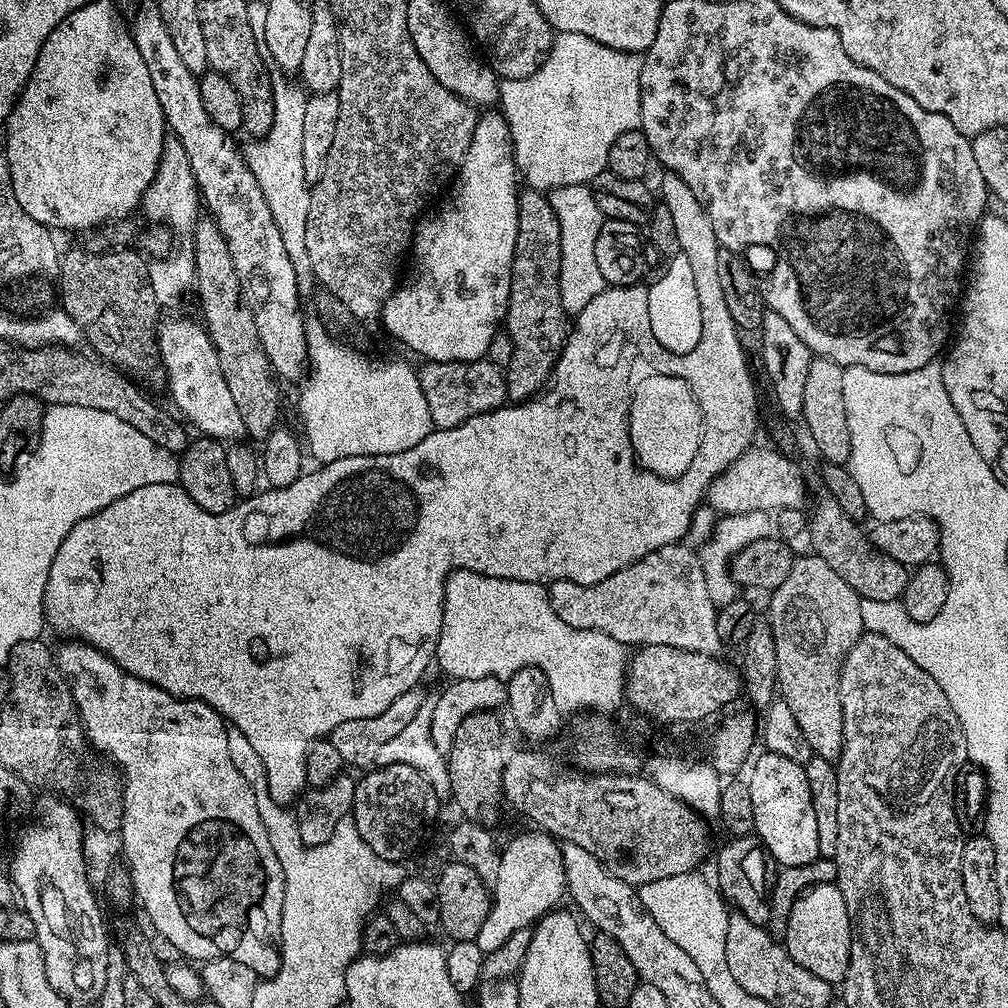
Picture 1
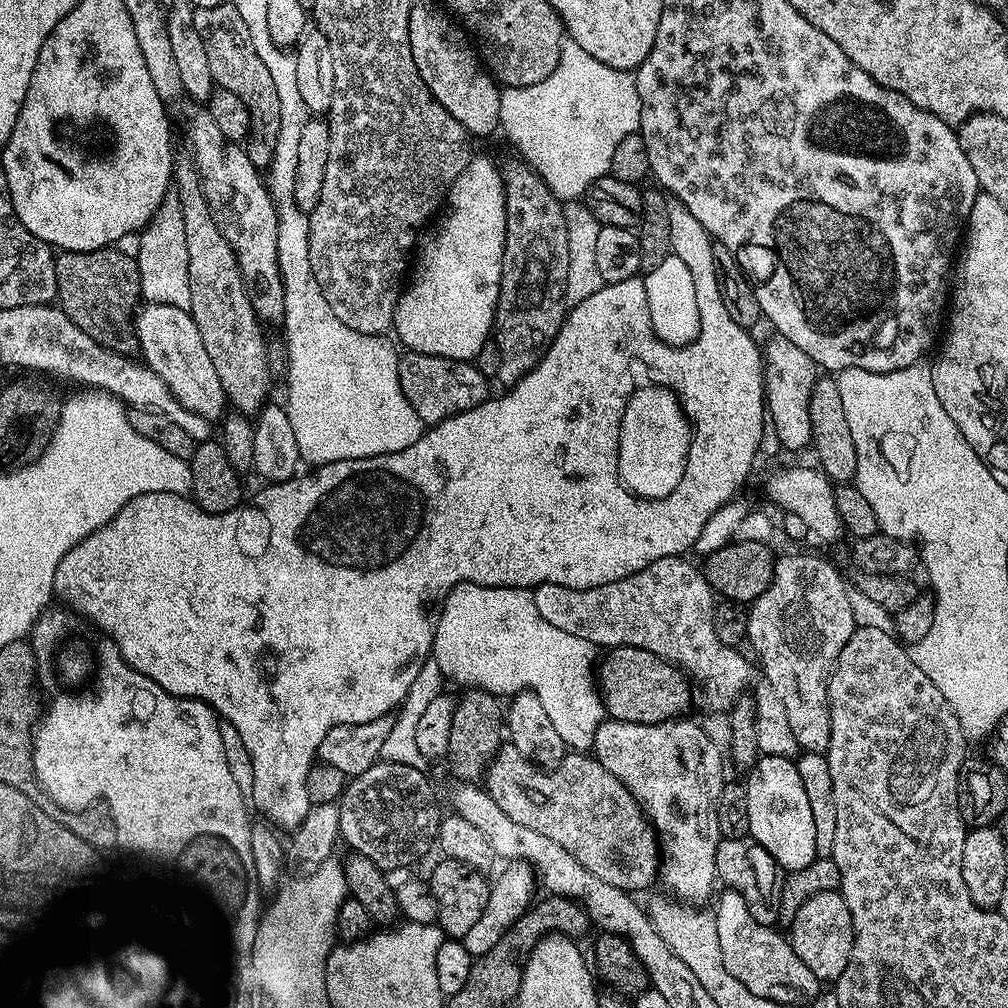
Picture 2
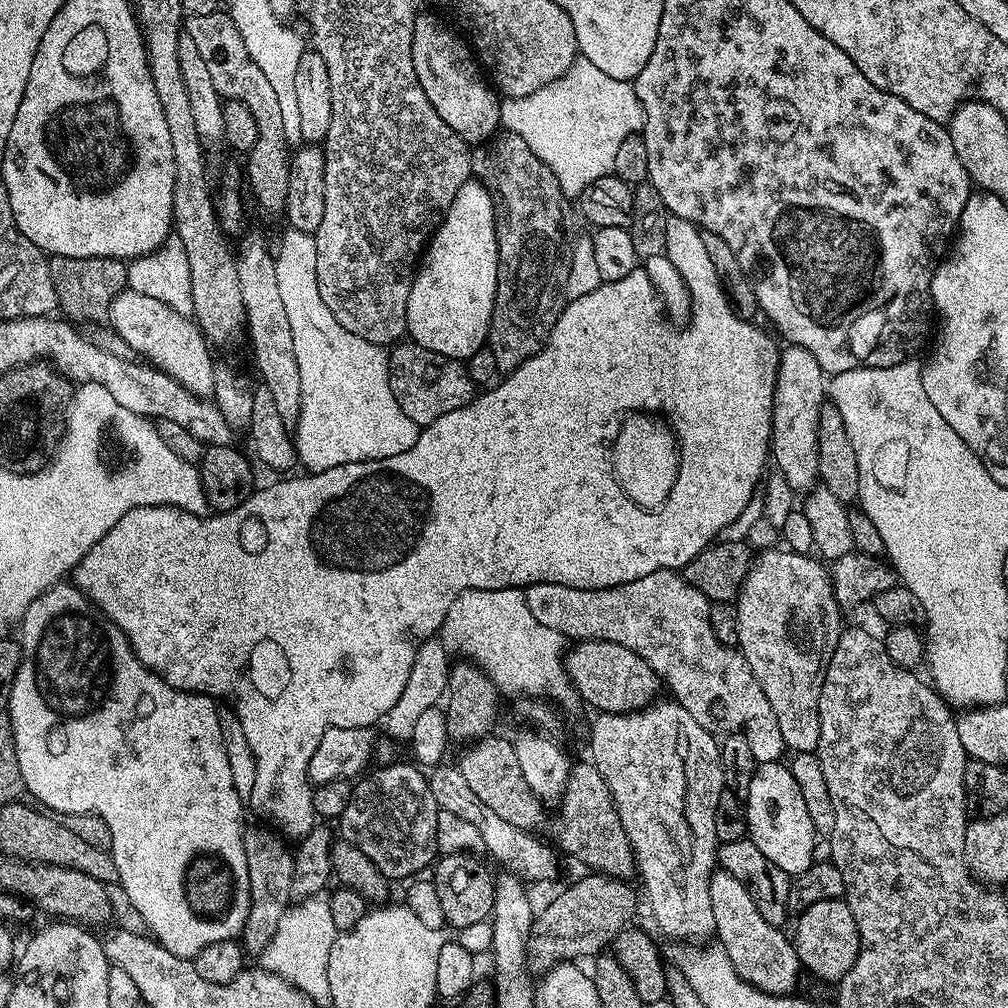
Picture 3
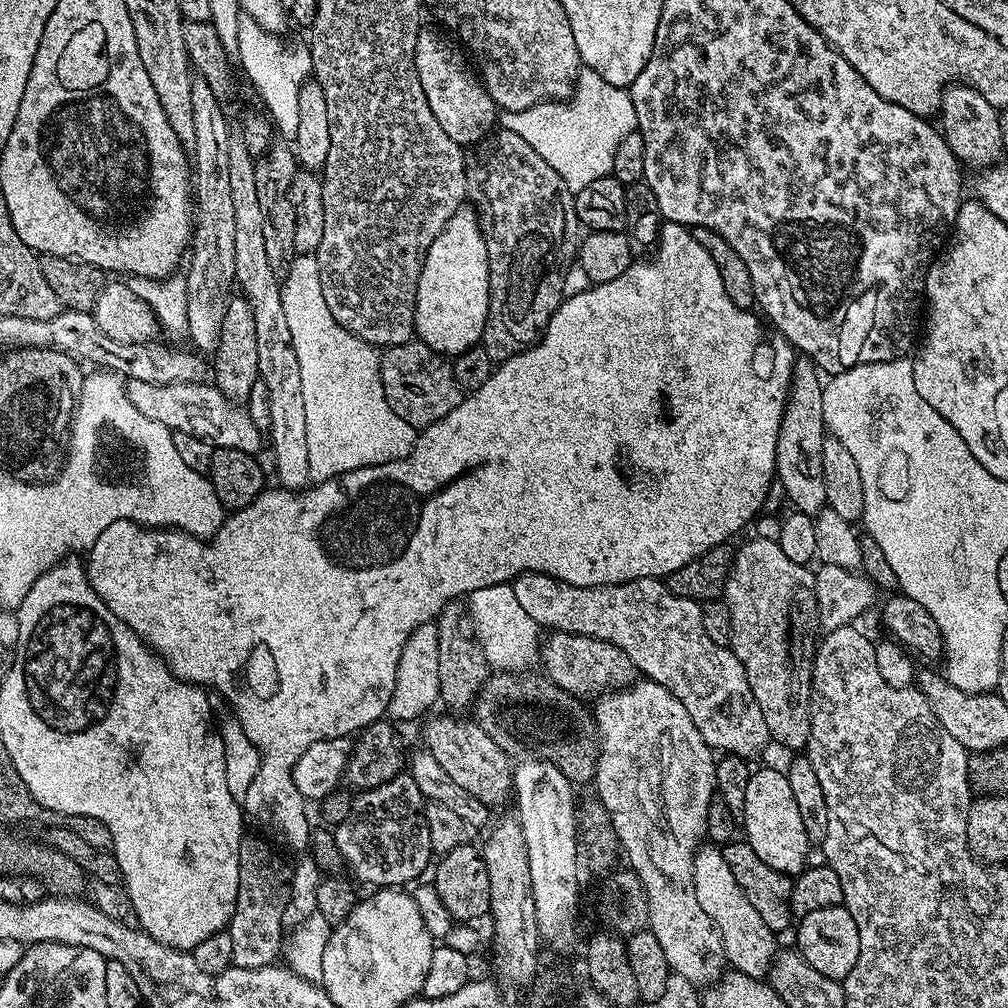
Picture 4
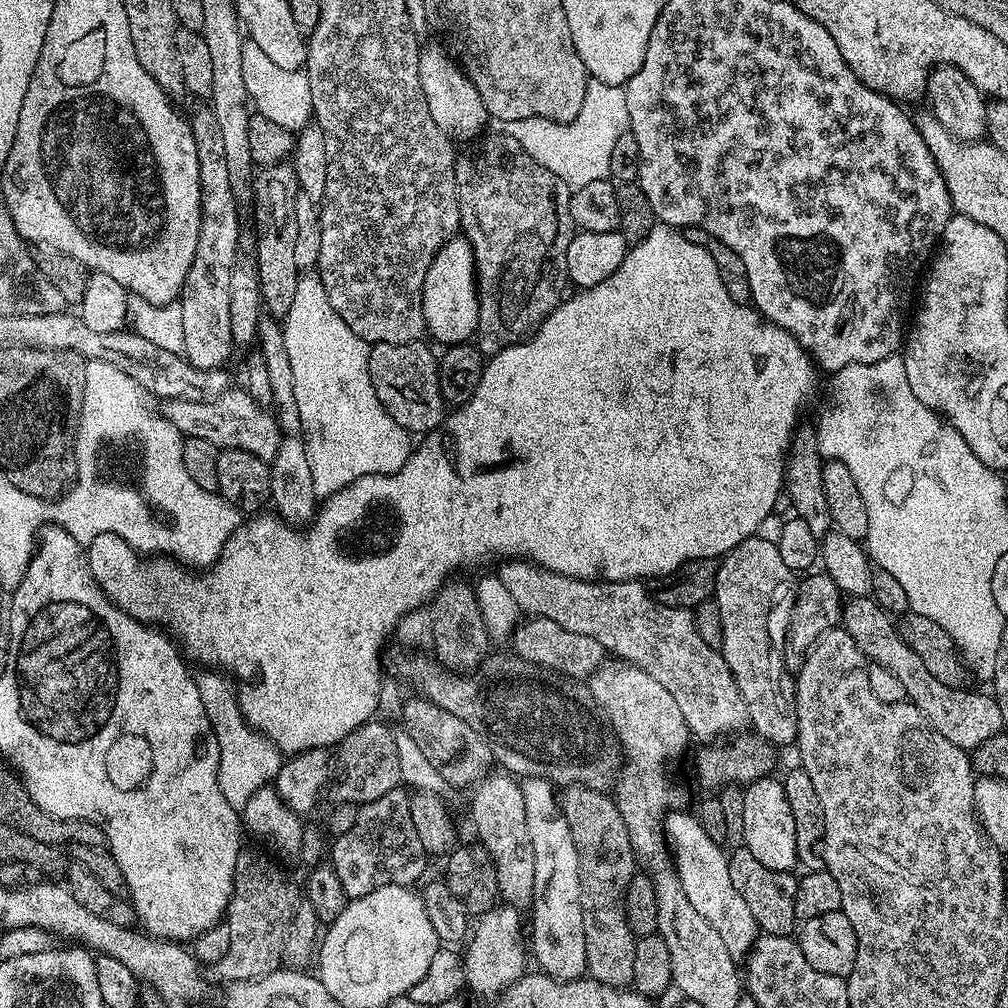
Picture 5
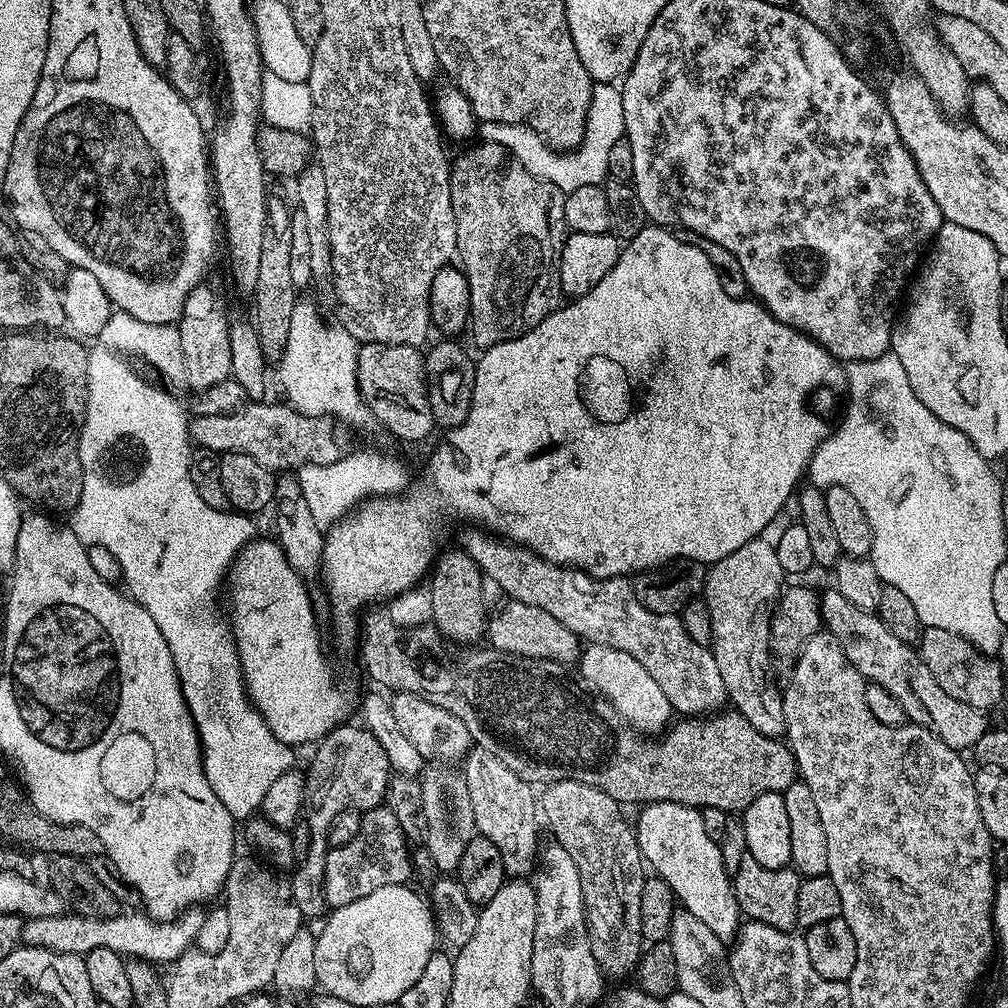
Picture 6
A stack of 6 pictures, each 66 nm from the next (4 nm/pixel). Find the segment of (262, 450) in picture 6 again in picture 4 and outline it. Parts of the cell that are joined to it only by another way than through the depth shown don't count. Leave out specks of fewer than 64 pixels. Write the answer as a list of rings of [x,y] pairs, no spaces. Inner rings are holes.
[[[129,379],[126,384],[128,397],[141,414],[154,422],[162,422],[172,433],[194,434],[194,438],[207,440],[216,448],[233,448],[253,454],[259,453],[262,429],[254,426],[247,407],[226,398],[216,389],[215,383],[155,384]]]

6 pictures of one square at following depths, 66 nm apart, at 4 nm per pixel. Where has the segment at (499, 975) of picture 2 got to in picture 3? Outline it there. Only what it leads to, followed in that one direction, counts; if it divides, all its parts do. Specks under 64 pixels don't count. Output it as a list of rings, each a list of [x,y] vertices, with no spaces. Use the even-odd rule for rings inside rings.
[[[590,872],[578,879],[574,884],[556,895],[541,911],[535,913],[532,919],[531,938],[529,940],[528,969],[534,976],[541,976],[553,966],[563,962],[574,962],[582,958],[595,957],[607,949],[612,940],[622,929],[631,925],[631,920],[638,904],[635,892],[627,881],[614,879],[604,873]]]

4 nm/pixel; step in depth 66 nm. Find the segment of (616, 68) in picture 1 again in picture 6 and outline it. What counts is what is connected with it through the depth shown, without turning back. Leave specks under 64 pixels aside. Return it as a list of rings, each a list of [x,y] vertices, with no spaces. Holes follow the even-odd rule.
[[[598,82],[592,87],[583,142],[569,154],[559,154],[555,149],[549,147],[544,137],[538,135],[527,124],[481,121],[476,132],[481,141],[502,146],[519,161],[524,169],[540,180],[546,180],[552,185],[558,186],[567,194],[579,187],[601,185],[607,179],[611,147],[623,139],[624,130],[625,119],[619,89],[613,83],[601,84]]]

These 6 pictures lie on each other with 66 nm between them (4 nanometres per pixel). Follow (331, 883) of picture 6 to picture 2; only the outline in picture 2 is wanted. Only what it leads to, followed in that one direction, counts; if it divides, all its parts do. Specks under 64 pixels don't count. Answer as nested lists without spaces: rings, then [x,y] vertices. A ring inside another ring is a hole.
[[[387,762],[374,763],[364,773],[347,781],[340,805],[340,835],[343,843],[350,844],[353,853],[360,853],[372,859],[383,870],[408,868],[420,860],[437,843],[440,835],[442,811],[436,801],[436,792],[421,769],[410,765]]]

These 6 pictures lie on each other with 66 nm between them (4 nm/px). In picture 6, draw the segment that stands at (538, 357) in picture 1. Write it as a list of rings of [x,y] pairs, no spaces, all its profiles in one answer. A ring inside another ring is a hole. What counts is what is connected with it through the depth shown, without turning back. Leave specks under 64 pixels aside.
[[[476,142],[473,148],[466,149],[457,160],[455,157],[450,167],[456,250],[470,290],[470,332],[472,328],[472,340],[477,344],[477,349],[493,348],[526,334],[561,307],[560,259],[566,239],[566,193],[524,169],[511,153],[496,144]]]

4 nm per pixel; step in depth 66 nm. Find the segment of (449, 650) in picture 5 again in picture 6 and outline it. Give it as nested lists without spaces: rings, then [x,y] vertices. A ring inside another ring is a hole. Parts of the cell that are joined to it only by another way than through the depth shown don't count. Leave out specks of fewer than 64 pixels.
[[[463,550],[441,551],[430,569],[431,623],[442,633],[445,641],[456,646],[476,646],[481,643],[486,632],[486,613],[484,607],[485,577],[480,567]],[[481,638],[481,640],[480,640]]]

